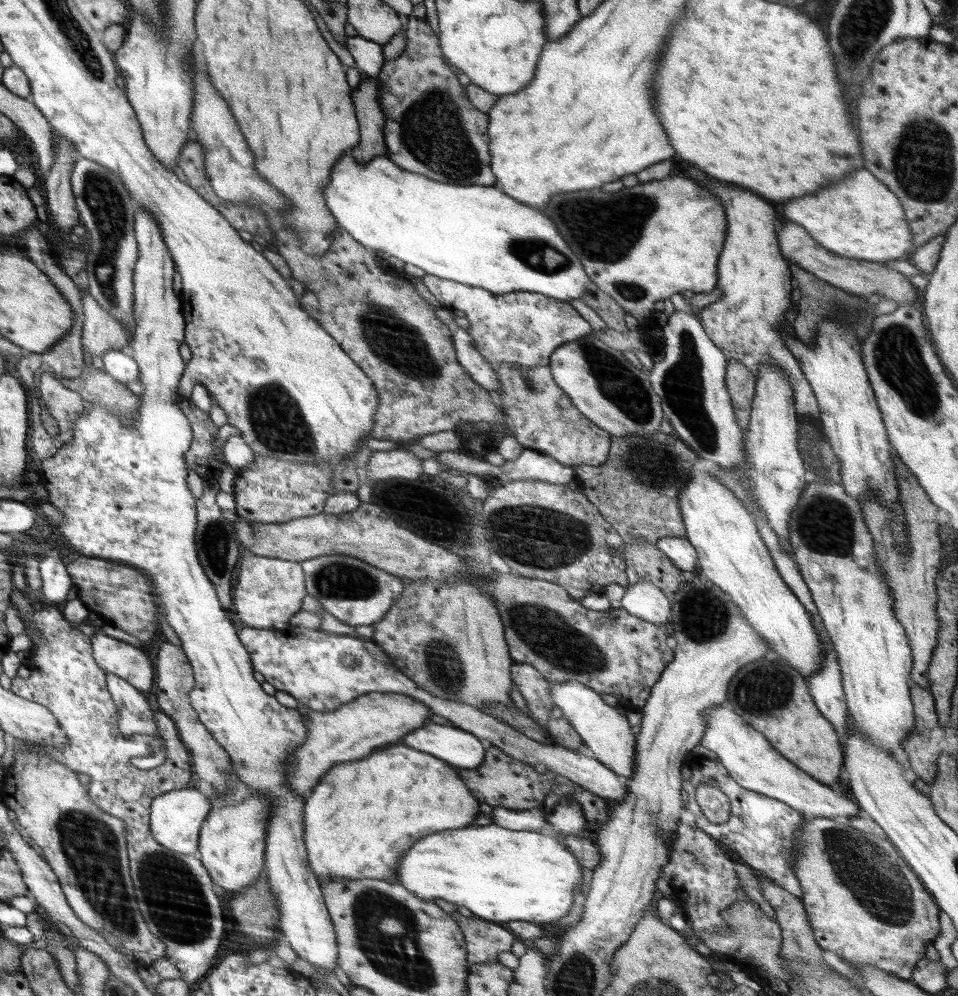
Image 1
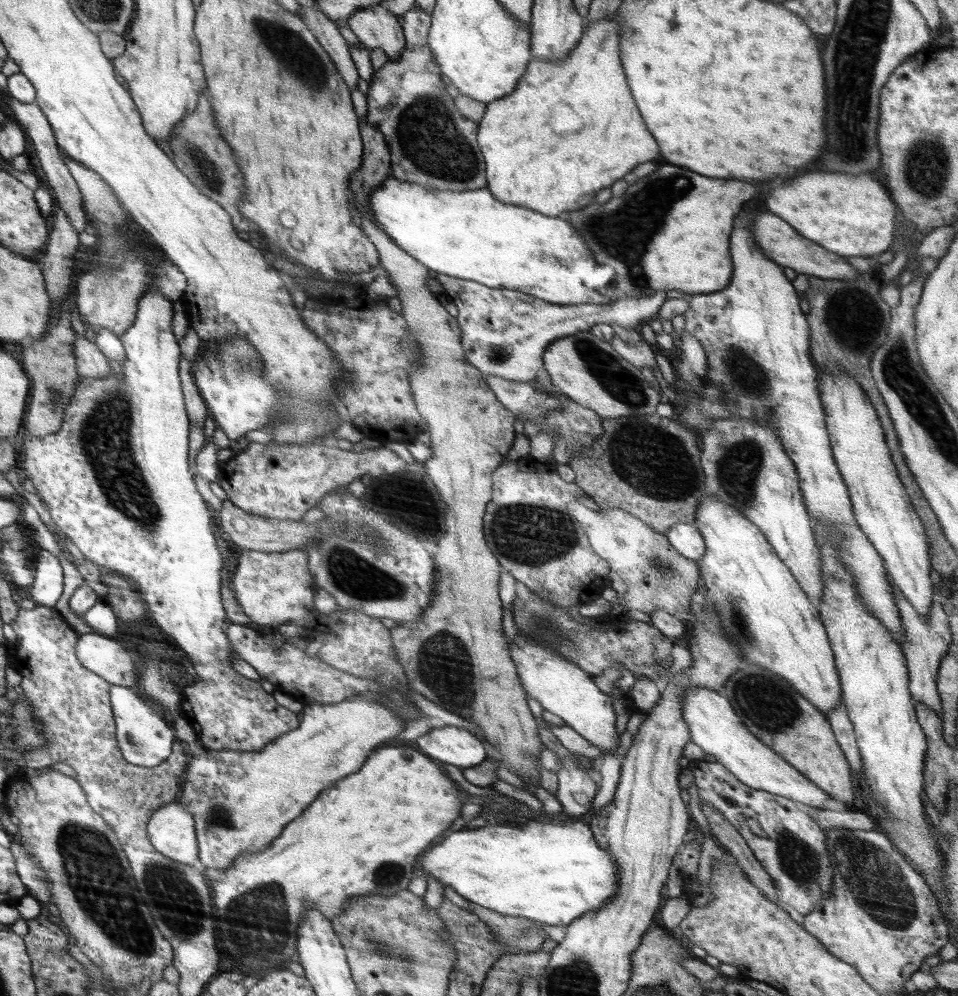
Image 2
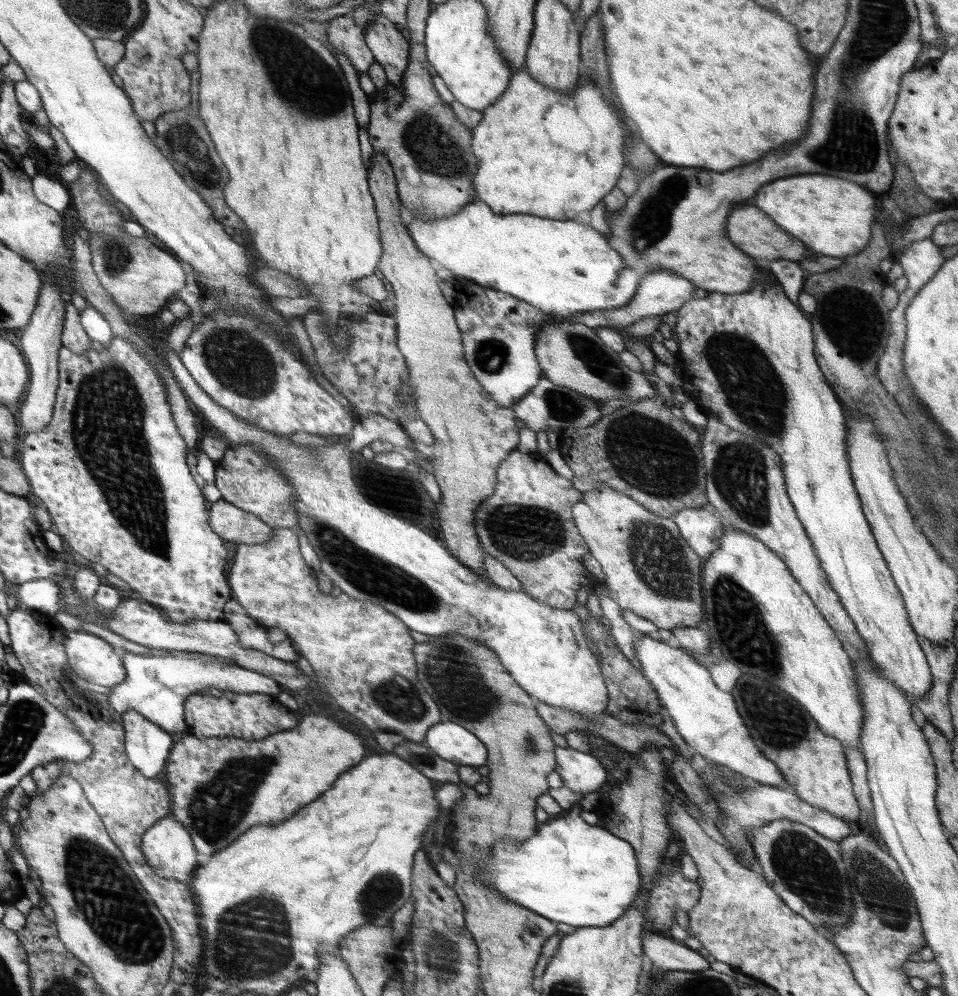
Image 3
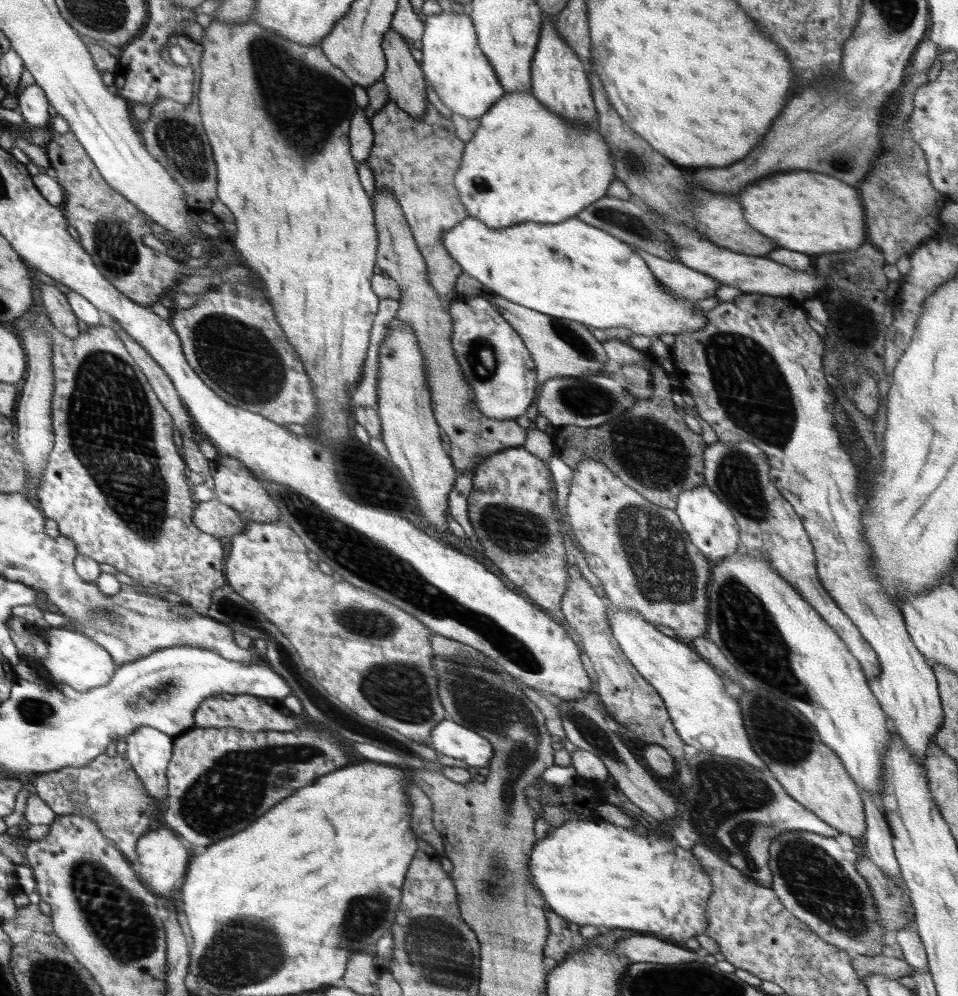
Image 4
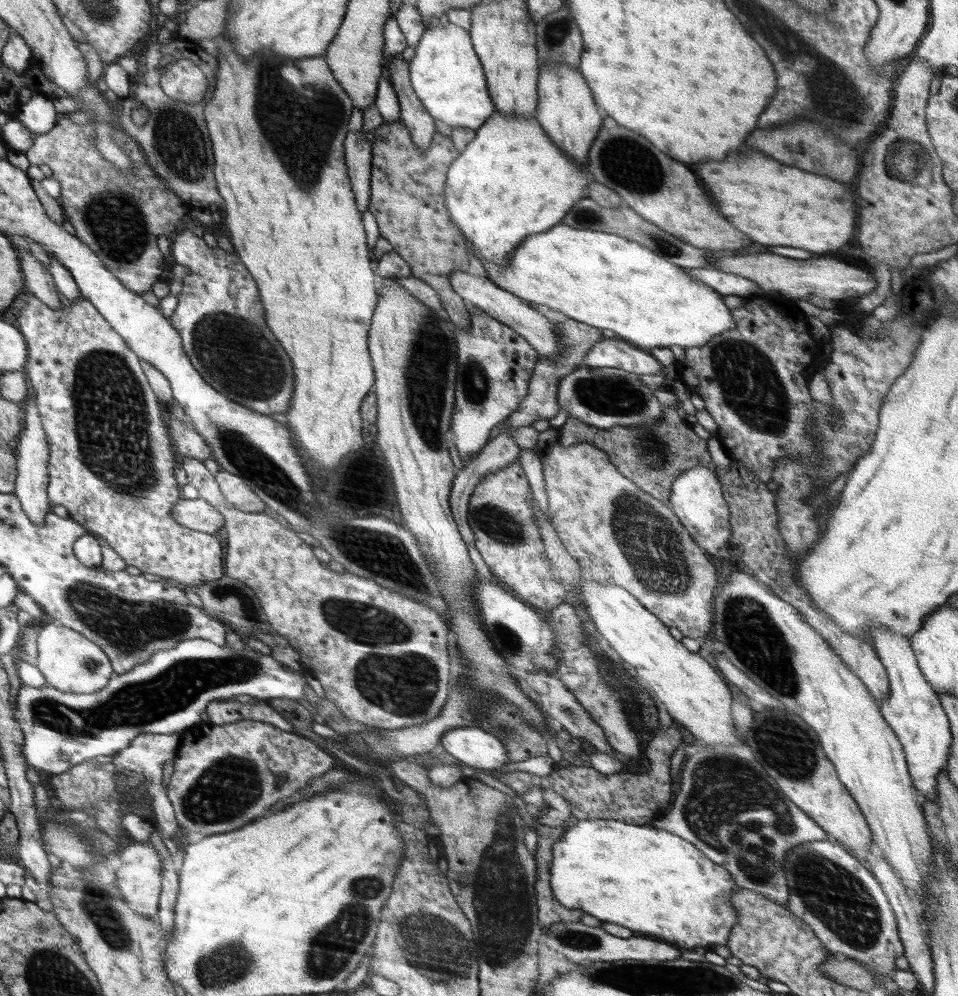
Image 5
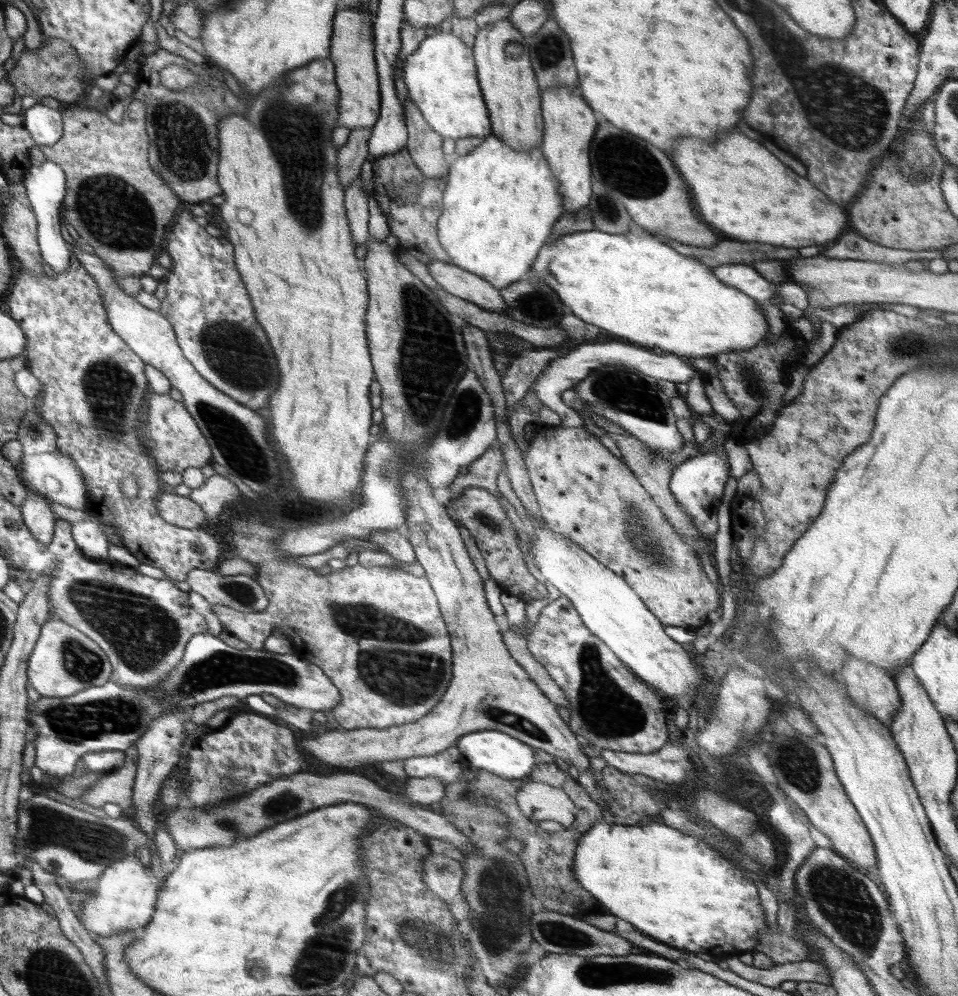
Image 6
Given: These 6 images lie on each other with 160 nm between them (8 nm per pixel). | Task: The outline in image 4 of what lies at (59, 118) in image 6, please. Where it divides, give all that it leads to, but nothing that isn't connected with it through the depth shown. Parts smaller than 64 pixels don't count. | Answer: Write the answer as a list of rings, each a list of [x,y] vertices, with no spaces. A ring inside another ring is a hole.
[[[34,83],[22,88],[18,92],[17,99],[23,119],[31,127],[46,128],[49,122],[50,103],[40,86]]]

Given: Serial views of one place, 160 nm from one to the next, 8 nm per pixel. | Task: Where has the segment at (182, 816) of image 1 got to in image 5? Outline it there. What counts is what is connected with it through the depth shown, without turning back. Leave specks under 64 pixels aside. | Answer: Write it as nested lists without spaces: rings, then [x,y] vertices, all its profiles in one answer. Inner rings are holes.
[[[131,840],[119,852],[122,866],[117,870],[117,885],[125,901],[141,915],[157,914],[163,888],[163,858],[150,842]]]

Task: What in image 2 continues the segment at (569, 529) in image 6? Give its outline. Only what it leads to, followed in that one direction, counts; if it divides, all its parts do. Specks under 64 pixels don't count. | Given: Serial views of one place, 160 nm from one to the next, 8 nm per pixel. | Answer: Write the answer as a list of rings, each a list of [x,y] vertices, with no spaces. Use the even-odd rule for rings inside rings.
[[[570,502],[567,512],[581,524],[594,552],[601,556],[611,566],[611,570],[614,570],[626,584],[627,593],[624,600],[628,608],[646,612],[650,616],[656,609],[665,610],[671,615],[674,615],[676,608],[682,608],[682,612],[689,612],[692,595],[702,583],[699,568],[696,561],[690,560],[674,550],[665,533],[654,530],[649,524],[621,508],[606,506],[599,510],[592,510],[578,502]]]

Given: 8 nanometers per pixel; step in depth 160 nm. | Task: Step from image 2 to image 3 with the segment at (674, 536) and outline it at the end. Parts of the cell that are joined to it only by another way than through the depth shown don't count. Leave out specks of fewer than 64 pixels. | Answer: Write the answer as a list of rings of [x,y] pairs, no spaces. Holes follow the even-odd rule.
[[[706,507],[685,508],[672,519],[682,538],[698,556],[707,558],[718,548],[724,526]]]

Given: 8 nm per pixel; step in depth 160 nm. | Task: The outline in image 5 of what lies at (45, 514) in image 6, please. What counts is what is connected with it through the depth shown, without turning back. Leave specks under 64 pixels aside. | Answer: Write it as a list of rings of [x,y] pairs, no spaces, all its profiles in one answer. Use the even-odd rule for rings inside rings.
[[[32,393],[26,400],[26,432],[21,434],[17,444],[18,449],[18,478],[14,494],[21,501],[21,506],[29,518],[36,523],[43,523],[45,514],[51,511],[51,504],[47,497],[47,487],[49,482],[48,463],[49,463],[49,442],[44,432],[41,416]]]

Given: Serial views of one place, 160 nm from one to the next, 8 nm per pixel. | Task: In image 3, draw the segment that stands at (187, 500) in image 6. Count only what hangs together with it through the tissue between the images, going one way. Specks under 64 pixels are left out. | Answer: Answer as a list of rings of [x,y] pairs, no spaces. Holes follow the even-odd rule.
[[[222,498],[212,503],[209,518],[214,532],[227,541],[262,544],[273,537],[273,527]]]

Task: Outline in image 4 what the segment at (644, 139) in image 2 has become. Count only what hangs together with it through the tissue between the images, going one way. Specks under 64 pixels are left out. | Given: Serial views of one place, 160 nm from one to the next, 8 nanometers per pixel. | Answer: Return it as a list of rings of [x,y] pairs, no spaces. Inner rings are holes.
[[[514,91],[502,95],[479,121],[474,136],[465,144],[454,184],[466,214],[484,222],[488,228],[504,229],[525,222],[562,222],[606,195],[615,179],[610,149],[597,131],[598,124],[594,124],[594,129],[575,125],[560,115],[552,114],[532,93]]]

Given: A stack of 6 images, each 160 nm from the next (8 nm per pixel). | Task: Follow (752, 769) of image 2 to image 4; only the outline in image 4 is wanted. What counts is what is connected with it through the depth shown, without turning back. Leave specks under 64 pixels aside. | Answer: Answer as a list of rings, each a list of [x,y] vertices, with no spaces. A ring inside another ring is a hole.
[[[611,603],[608,606],[607,617],[611,626],[612,634],[619,642],[622,652],[635,666],[635,669],[650,683],[662,698],[666,713],[669,715],[672,725],[679,737],[690,746],[694,746],[699,752],[706,751],[716,754],[718,757],[732,758],[764,771],[764,762],[752,750],[741,714],[739,703],[729,696],[722,683],[722,677],[714,672],[712,665],[702,659],[697,652],[688,647],[685,642],[674,637],[664,635],[656,629],[654,623],[642,618],[642,615],[633,608],[617,608]]]

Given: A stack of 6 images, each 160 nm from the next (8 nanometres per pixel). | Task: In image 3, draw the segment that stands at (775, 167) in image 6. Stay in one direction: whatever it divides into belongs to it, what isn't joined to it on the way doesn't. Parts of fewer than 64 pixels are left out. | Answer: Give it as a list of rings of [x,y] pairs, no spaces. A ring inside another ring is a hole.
[[[822,174],[792,176],[766,184],[758,190],[754,204],[772,216],[782,230],[796,236],[800,242],[810,246],[810,250],[826,256],[858,254],[870,242],[870,228],[874,216],[879,214],[879,204],[874,204],[874,196],[866,188]]]

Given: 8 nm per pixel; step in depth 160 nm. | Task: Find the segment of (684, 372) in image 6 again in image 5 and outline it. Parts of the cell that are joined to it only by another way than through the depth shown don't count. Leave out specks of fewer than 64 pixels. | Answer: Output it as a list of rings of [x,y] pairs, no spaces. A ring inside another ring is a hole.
[[[602,340],[596,343],[588,353],[583,361],[584,365],[589,367],[612,367],[625,370],[626,372],[633,372],[636,374],[666,374],[668,380],[671,382],[675,381],[676,371],[675,363],[666,366],[662,364],[659,360],[656,360],[654,356],[651,356],[648,350],[636,347],[624,340]]]

